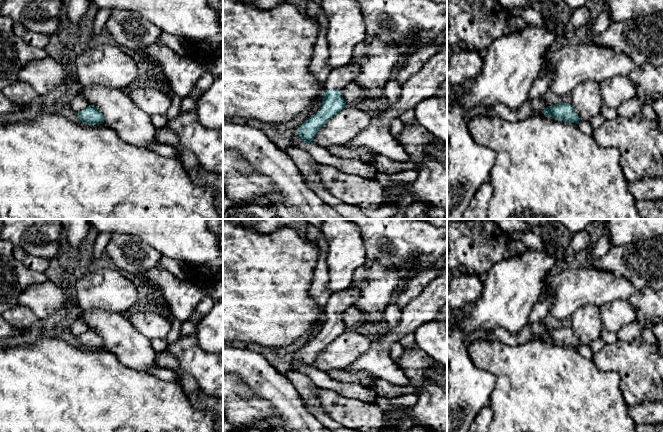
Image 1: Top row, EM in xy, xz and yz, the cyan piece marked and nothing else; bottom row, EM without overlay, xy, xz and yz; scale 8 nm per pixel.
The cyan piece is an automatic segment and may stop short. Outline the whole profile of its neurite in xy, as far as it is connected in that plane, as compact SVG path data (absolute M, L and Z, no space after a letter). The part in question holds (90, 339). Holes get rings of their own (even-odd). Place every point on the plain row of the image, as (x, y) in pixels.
M89 329L85 333L78 336L78 340L84 348L96 349L103 348L104 346L103 338L92 329Z

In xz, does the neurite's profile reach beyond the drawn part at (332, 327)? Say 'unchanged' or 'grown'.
grown

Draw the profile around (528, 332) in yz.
M542 319L533 324L528 323L517 334L511 334L504 328L497 328L490 332L474 331L466 336L464 341L470 343L473 340L485 339L499 341L510 346L517 346L529 342L535 336L542 336L546 331L546 322Z

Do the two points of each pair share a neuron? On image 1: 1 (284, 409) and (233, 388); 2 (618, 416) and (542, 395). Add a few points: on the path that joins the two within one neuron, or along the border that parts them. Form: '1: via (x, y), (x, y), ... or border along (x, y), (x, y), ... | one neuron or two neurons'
1: border along (250, 389), (269, 403), (274, 417), (281, 421) | two neurons
2: via (599, 416), (563, 416), (561, 414) | one neuron

